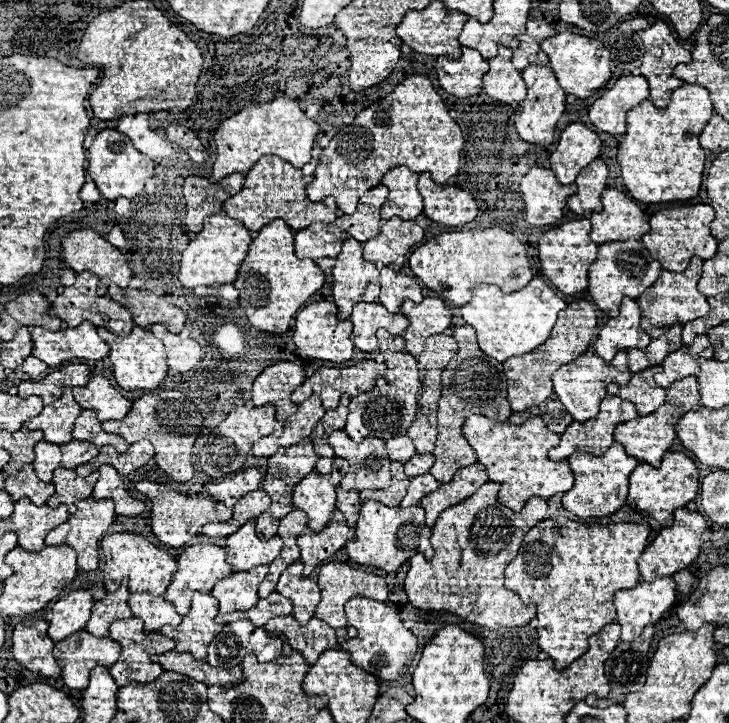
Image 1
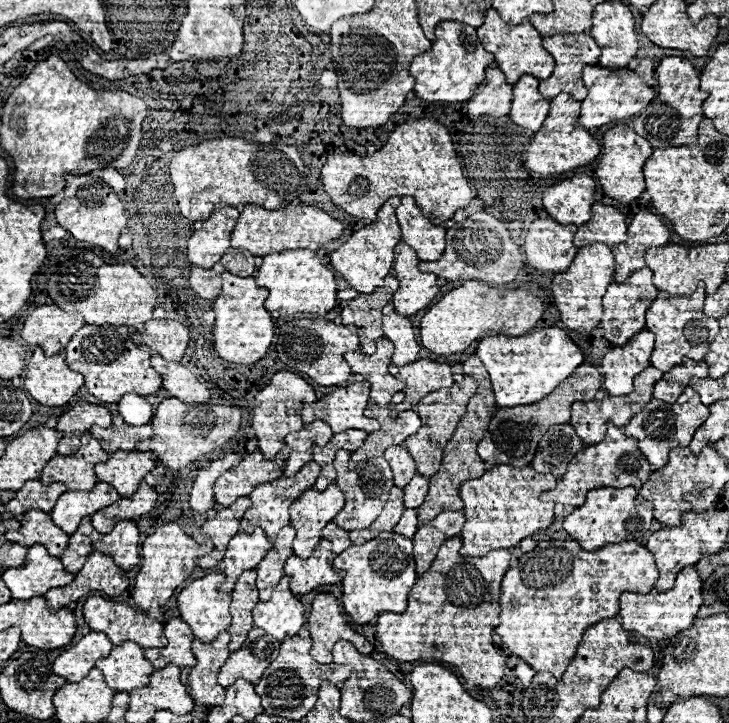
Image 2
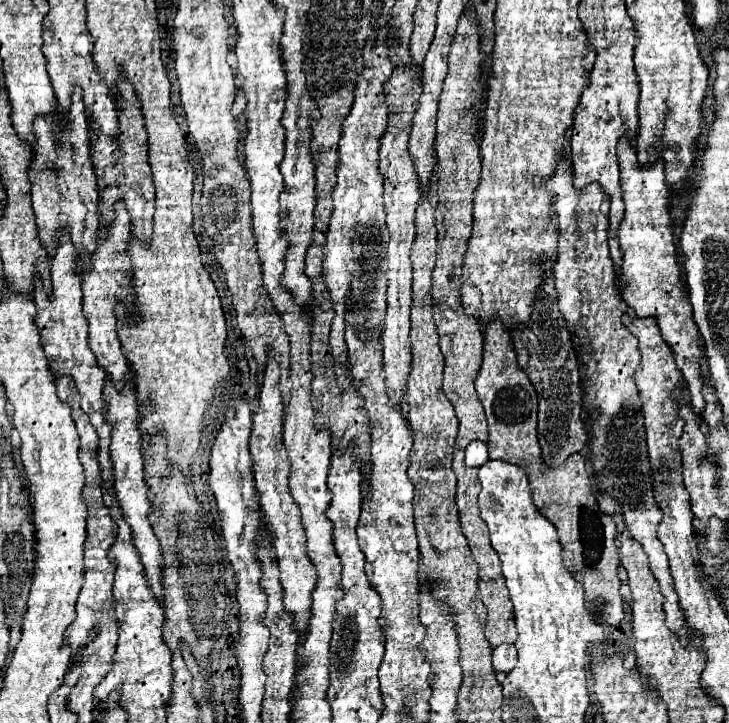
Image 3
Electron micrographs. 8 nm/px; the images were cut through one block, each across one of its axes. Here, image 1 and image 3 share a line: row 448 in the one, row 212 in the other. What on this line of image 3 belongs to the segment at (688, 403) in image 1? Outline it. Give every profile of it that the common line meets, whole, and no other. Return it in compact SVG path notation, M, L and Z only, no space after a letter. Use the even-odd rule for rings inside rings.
M620 140L618 144L618 160L620 160L620 176L622 176L622 200L626 204L626 214L624 220L620 222L618 230L618 240L620 248L624 252L622 256L622 280L626 282L624 288L624 302L634 308L636 316L648 318L652 316L660 328L660 334L664 342L674 352L674 360L678 370L684 374L684 380L688 384L690 396L692 396L692 406L700 412L704 408L704 398L702 398L702 386L704 386L704 348L700 346L700 332L696 328L696 322L692 320L692 306L688 304L688 292L684 290L684 284L680 282L680 268L678 268L678 258L676 258L676 244L674 244L674 228L670 224L668 216L668 188L664 182L664 164L658 160L656 164L642 168L636 160L636 152L630 146L628 140Z

